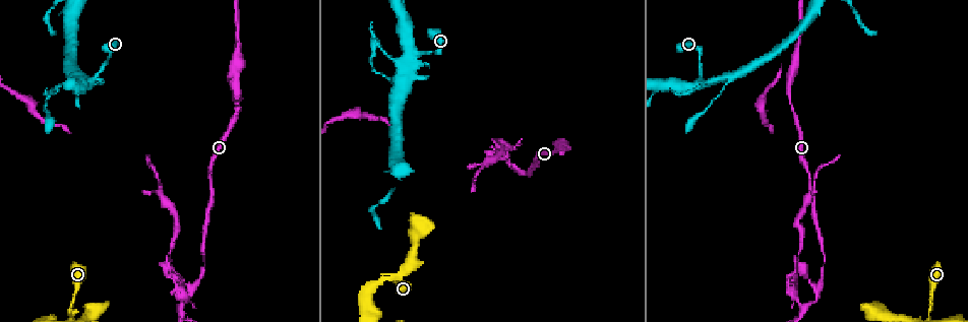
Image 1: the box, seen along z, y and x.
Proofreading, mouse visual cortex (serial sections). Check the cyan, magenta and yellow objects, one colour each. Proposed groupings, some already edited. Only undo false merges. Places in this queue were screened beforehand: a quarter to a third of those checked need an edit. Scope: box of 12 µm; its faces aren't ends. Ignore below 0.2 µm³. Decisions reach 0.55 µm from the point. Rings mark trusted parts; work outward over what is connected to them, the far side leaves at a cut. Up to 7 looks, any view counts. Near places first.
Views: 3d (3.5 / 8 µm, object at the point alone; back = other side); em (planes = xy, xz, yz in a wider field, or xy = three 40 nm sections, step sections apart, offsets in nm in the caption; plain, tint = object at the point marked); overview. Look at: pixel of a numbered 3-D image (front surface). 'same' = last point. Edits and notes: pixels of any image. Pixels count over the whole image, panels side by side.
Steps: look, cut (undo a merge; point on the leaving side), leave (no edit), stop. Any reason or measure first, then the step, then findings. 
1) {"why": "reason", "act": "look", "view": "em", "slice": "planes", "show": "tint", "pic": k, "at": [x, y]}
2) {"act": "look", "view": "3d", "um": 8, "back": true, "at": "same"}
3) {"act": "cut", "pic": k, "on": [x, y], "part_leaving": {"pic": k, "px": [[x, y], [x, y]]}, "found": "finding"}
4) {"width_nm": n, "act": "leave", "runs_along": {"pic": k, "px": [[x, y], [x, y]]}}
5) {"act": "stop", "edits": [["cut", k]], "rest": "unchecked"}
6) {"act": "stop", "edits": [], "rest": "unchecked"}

{"why": "three arms meet", "act": "look", "view": "3d", "um": 8, "pic": 1, "at": [520, 172]}

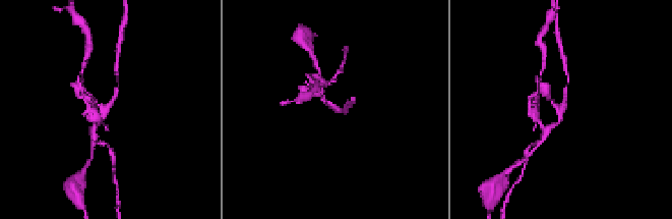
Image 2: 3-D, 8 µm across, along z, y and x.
{"arms": 3, "arm_widths_nm": [100, 150, 150], "why": "shape alone is not enough", "act": "look", "view": "em", "slice": "xy", "step": 5, "show": "tint", "pic": 2, "at": [334, 106]}

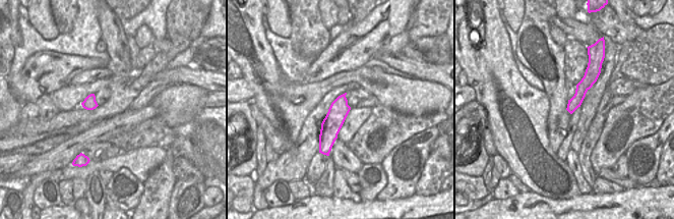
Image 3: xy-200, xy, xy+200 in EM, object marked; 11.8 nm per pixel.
{"act": "leave", "runs_along": {"pic": 2, "px": [[345, 113], [316, 94]]}, "found": "all the same cell"}

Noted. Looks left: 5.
{"why": "a narrow waist", "act": "look", "view": "3d", "um": 3.5, "pic": 1, "at": [932, 303]}

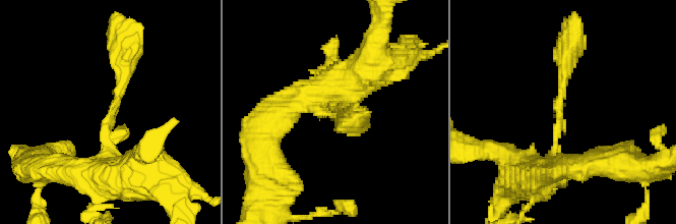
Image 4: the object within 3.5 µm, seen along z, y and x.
{"act": "look", "view": "em", "slice": "xy", "step": 5, "show": "tint", "pic": 4, "at": [558, 114]}

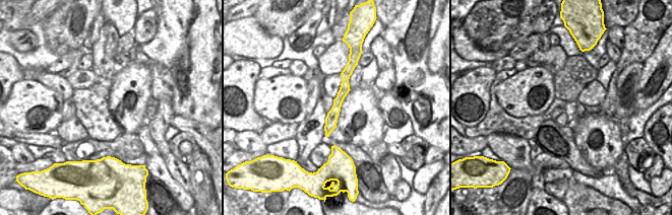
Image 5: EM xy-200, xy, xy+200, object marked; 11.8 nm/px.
{"act": "look", "view": "em", "slice": "xy", "step": 3, "show": "tint", "at": "same"}

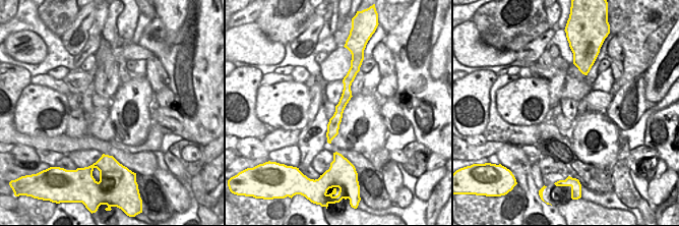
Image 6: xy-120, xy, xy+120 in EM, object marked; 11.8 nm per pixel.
{"width_nm": 140, "act": "leave", "runs_along": {"pic": 4, "px": [[569, 49], [554, 156], [539, 159]]}, "found": "one cell here"}

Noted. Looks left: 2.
{"why": "arms part here", "act": "look", "view": "3d", "um": 8, "back": true, "pic": 1, "at": [416, 53]}

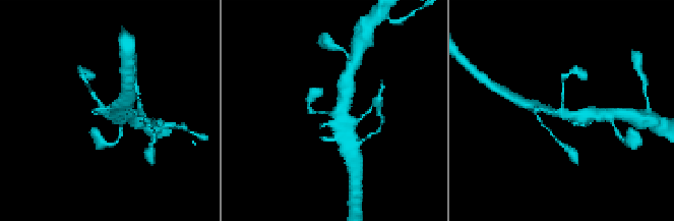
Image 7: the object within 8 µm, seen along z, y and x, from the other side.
{"act": "look", "view": "em", "slice": "xy", "step": 2, "show": "tint", "pic": 7, "at": [562, 113]}

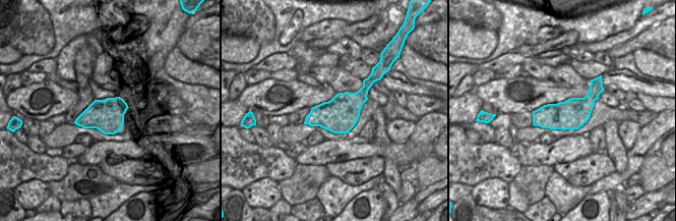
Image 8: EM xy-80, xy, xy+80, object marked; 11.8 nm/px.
{"act": "leave", "runs_along": {"pic": 7, "px": [[316, 112], [338, 115], [344, 139]]}, "found": "one cell here"}

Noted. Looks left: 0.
{"act": "stop", "edits": [], "rest": "unchecked"}

